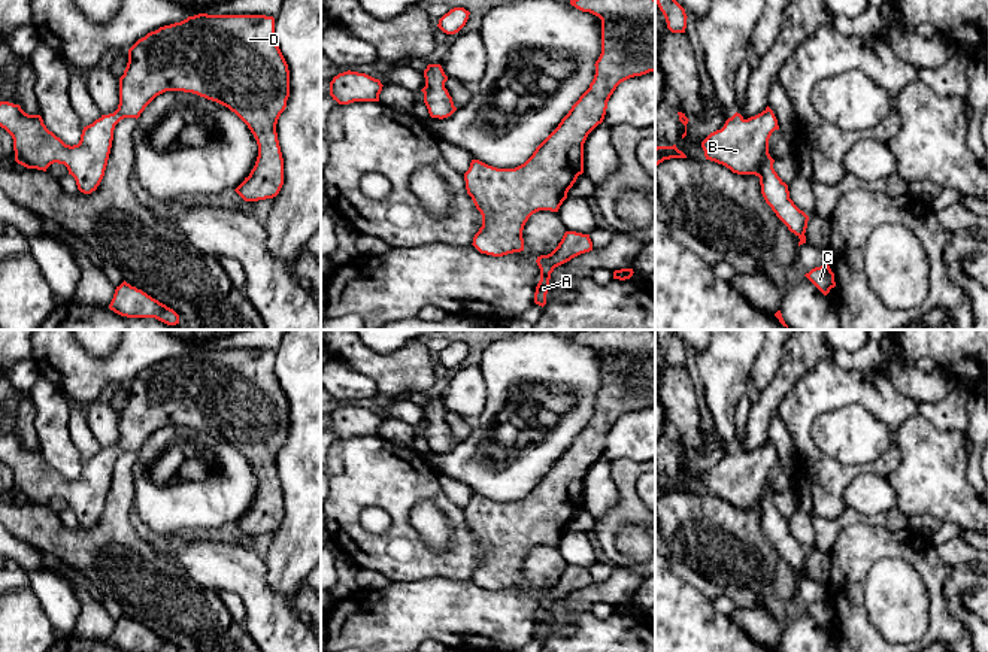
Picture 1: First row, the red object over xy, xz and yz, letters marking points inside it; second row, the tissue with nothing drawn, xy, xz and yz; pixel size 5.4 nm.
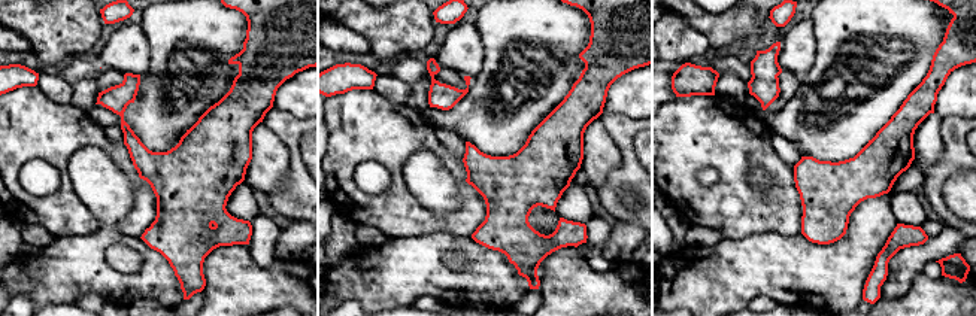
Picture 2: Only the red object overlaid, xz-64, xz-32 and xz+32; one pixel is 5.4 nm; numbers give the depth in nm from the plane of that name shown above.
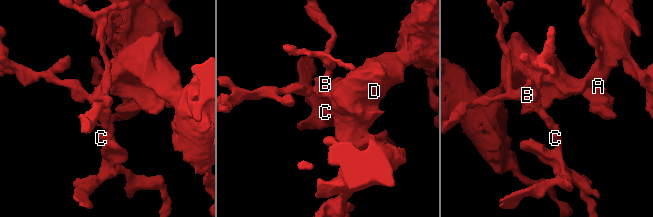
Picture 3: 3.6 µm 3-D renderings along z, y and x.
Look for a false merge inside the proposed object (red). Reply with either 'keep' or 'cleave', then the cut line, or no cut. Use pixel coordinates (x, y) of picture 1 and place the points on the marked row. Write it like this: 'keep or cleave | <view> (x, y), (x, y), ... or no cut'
keep | no cut

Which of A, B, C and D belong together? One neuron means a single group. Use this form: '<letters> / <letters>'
A B C D

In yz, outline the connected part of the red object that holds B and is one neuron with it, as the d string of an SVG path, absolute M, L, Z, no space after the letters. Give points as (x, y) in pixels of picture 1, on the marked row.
M767 106L761 113L745 119L740 113L728 118L721 130L710 133L703 142L706 160L725 166L737 175L760 178L761 194L776 216L806 243L809 216L790 198L788 185L773 169L769 139L779 130L773 110Z

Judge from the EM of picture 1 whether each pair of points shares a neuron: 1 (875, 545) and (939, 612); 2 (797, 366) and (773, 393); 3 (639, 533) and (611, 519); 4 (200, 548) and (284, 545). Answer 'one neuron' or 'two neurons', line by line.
1: one neuron
2: one neuron
3: two neurons
4: two neurons

